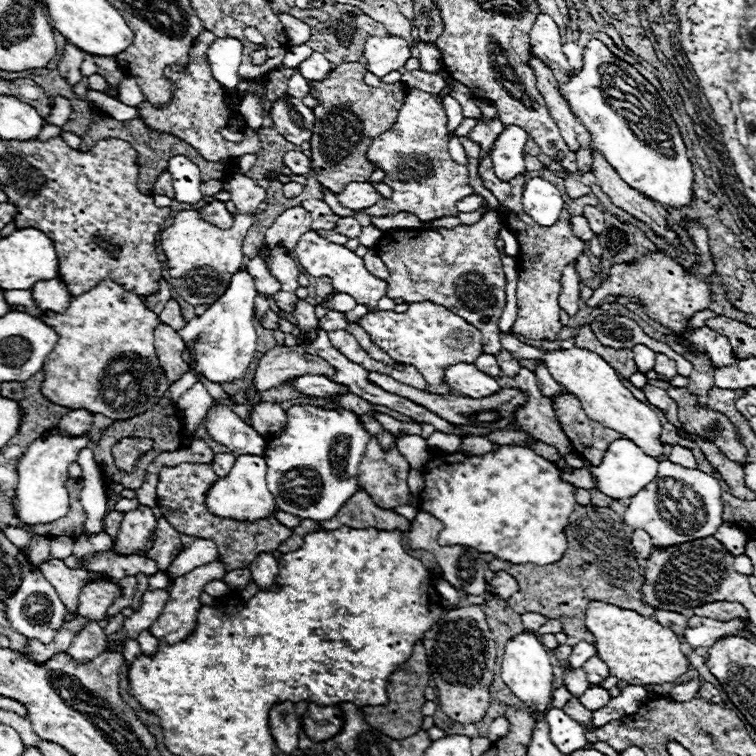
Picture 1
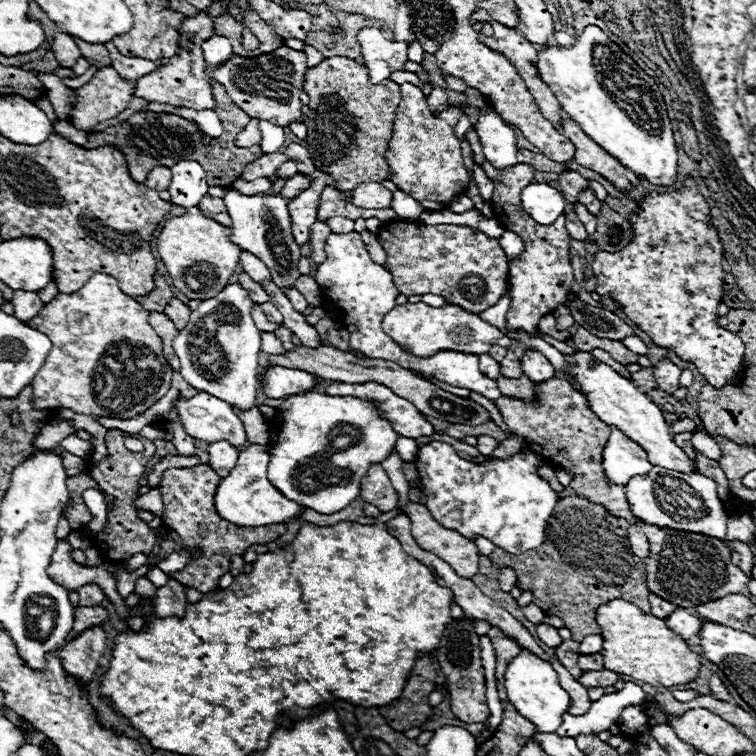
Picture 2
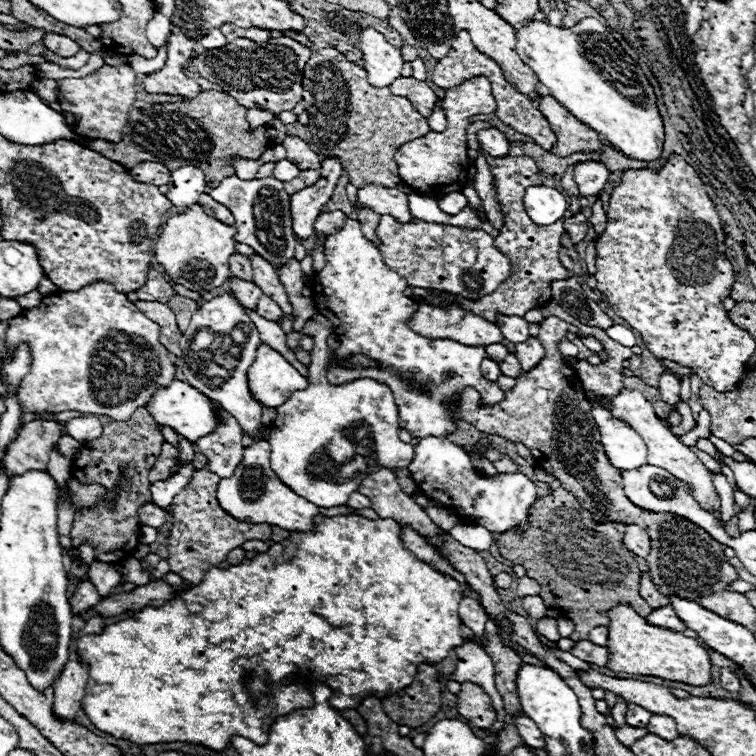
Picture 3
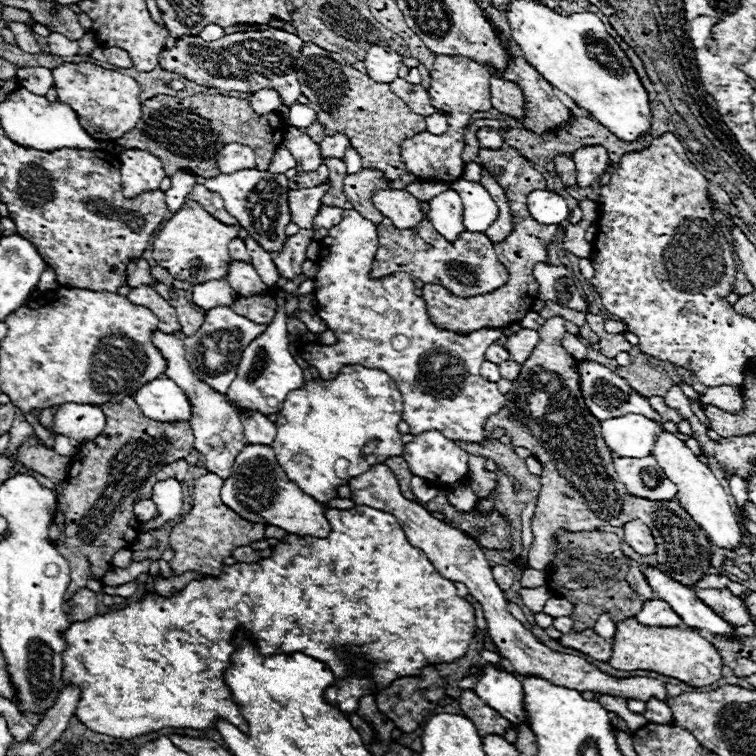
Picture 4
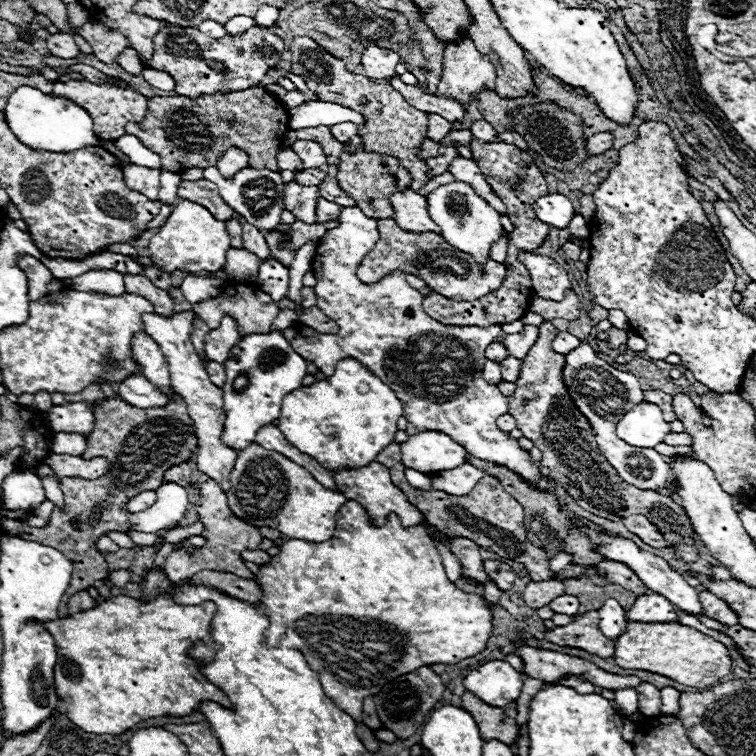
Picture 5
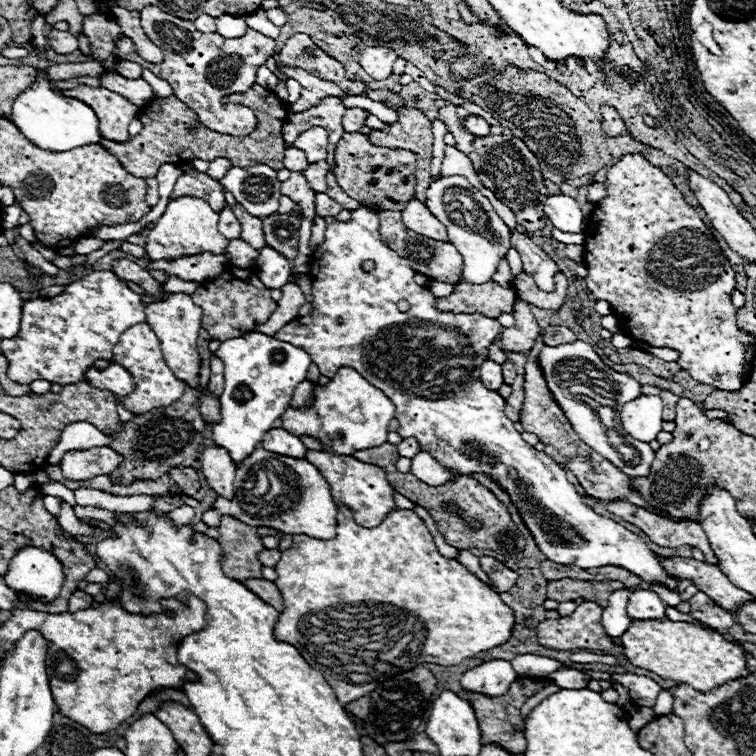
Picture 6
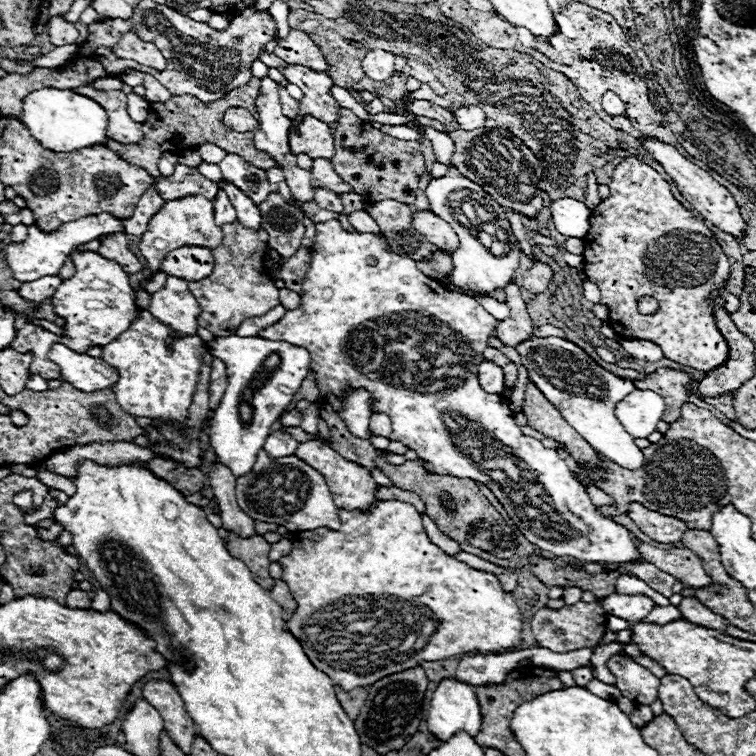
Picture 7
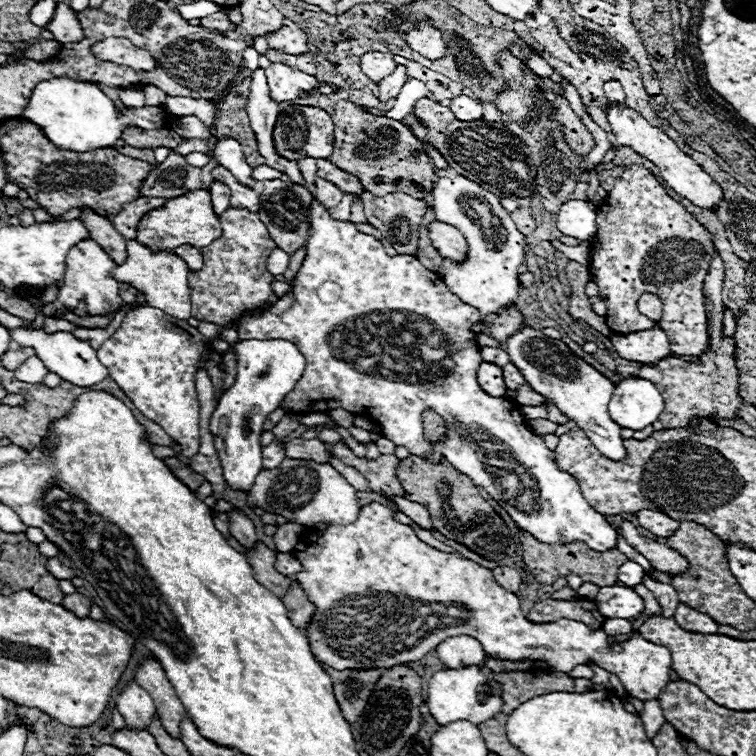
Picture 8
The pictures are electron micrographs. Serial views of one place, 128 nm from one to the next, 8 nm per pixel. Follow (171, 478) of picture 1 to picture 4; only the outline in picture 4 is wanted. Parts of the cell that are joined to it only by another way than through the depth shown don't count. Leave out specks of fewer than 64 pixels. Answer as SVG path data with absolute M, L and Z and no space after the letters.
M204 474L194 482L194 492L192 492L192 510L172 528L170 532L170 548L176 552L174 558L170 560L170 566L174 574L184 574L184 572L198 572L204 570L208 576L218 574L218 568L226 556L238 546L248 546L250 542L264 540L264 524L254 524L244 518L240 518L236 512L232 512L228 506L222 504L220 500L220 488L222 488L222 478L216 474Z

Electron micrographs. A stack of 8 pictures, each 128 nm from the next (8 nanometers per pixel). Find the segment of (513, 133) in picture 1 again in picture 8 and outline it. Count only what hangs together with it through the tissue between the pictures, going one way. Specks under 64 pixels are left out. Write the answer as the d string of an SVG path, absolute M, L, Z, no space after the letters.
M468 96L452 98L450 108L458 120L480 120L482 118L482 104Z

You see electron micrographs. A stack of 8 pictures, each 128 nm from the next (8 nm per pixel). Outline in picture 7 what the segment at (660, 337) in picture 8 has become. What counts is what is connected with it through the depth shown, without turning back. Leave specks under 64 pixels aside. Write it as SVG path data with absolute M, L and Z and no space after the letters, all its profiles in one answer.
M618 338L620 346L628 352L628 356L636 358L636 360L646 360L646 362L656 362L662 356L662 350L658 344L650 342L650 340L632 340L632 338Z

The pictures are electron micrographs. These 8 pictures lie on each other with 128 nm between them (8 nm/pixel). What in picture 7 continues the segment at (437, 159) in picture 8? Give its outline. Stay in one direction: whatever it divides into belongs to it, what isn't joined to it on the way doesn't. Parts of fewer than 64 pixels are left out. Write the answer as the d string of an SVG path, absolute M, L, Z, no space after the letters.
M382 124L380 132L388 132L390 136L396 136L396 138L402 138L402 140L418 140L418 132L412 130L412 128L406 128L406 126L388 126L388 124Z

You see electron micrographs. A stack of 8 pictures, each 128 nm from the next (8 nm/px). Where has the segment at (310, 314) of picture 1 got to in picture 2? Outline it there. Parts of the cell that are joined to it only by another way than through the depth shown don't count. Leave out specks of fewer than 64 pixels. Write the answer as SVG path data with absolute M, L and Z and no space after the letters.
M290 288L288 292L286 292L286 296L288 296L288 300L292 302L292 306L296 308L296 312L300 312L300 314L306 314L306 310L308 310L308 302L304 300L304 296L296 290L296 288Z

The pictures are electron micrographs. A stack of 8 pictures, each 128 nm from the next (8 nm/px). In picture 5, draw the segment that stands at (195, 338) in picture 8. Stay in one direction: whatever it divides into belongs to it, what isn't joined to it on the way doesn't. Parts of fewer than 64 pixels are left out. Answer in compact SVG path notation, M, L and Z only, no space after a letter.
M138 334L132 340L132 356L142 366L144 378L148 378L154 386L170 388L170 374L164 362L164 356L158 344L148 334Z

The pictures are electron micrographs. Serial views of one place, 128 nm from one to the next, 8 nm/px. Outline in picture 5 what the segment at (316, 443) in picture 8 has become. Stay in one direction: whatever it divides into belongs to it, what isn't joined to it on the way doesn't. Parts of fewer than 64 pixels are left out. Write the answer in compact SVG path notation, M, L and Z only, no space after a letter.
M372 462L372 464L368 464L368 466L362 468L362 470L340 470L340 472L332 472L332 476L334 476L334 480L336 480L340 492L342 492L344 496L348 496L348 500L360 502L360 504L370 512L370 516L372 516L376 522L384 522L384 520L386 520L386 514L388 514L388 512L394 512L406 528L410 528L412 524L424 526L424 516L422 516L422 512L420 512L418 508L414 508L414 506L408 502L408 498L392 484L392 480L390 480L390 470L388 470L384 464Z

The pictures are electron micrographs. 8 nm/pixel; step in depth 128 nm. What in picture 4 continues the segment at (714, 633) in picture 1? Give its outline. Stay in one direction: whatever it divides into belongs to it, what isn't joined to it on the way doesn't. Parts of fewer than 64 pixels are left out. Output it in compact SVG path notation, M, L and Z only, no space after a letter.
M656 598L644 602L642 610L636 614L636 620L644 626L672 626L672 628L684 628L684 622L676 612L668 606L668 602Z

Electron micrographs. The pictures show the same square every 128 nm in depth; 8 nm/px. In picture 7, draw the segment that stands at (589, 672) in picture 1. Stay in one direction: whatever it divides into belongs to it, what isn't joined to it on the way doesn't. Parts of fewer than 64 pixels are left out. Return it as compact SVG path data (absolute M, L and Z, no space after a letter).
M578 602L574 606L564 606L560 610L538 610L532 620L532 634L538 642L538 646L550 648L552 652L570 652L580 648L594 648L600 644L602 636L606 634L606 612L596 602Z

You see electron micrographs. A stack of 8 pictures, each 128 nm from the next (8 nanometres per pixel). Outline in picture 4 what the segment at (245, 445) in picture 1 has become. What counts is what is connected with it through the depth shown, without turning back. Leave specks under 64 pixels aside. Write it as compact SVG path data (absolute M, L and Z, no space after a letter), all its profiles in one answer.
M158 378L144 384L144 388L140 388L132 398L150 420L190 422L192 418L188 396L170 378Z

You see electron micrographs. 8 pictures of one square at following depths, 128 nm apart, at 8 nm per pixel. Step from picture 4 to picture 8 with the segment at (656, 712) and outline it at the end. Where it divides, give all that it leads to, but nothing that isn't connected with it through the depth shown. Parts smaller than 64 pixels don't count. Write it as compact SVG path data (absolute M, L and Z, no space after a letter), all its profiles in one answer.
M372 502L372 504L366 504L360 508L360 516L354 524L350 526L336 526L336 524L330 524L326 528L326 534L318 534L316 530L304 530L300 534L300 540L294 548L294 556L300 560L302 564L302 570L298 574L294 574L296 582L300 584L300 588L304 590L304 594L308 596L308 600L312 600L312 604L316 604L316 612L312 614L312 620L304 632L304 636L308 636L308 644L312 648L312 654L316 656L316 660L320 664L326 664L330 668L336 668L336 670L360 670L360 668L394 668L394 666L402 666L402 664L408 664L408 662L416 662L416 660L422 660L428 652L436 650L436 646L440 642L444 642L446 638L452 638L452 636L460 636L460 634L466 634L466 636L472 636L476 640L480 640L482 648L486 654L490 654L492 658L498 658L498 660L546 660L550 664L550 668L556 672L564 672L564 674L570 674L570 670L574 670L578 664L586 664L586 660L592 660L596 662L600 668L608 670L610 674L616 674L620 678L620 682L624 684L624 690L632 696L632 698L638 698L642 702L648 702L648 700L656 700L658 692L668 684L668 672L670 672L670 652L668 648L664 646L658 646L658 644L652 644L648 640L644 640L642 636L634 636L622 644L614 644L610 642L610 638L604 634L604 630L596 630L592 632L586 624L582 622L576 622L576 620L558 620L558 622L552 622L552 624L534 624L534 622L528 622L520 610L520 600L516 594L512 592L506 592L492 576L492 572L472 560L466 560L466 558L460 558L456 554L446 554L446 552L440 552L432 546L428 546L426 542L422 542L418 536L416 536L416 530L408 524L400 524L398 520L394 520L394 514L398 512L398 506L394 502L390 504L382 504L382 502Z

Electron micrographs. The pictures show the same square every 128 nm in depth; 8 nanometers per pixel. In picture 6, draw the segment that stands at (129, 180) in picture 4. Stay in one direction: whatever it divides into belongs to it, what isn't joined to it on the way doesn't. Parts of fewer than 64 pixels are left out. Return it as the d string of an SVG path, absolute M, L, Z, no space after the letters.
M146 178L144 180L146 182L146 202L150 204L150 206L154 206L156 202L158 202L158 182L156 182L156 178Z

